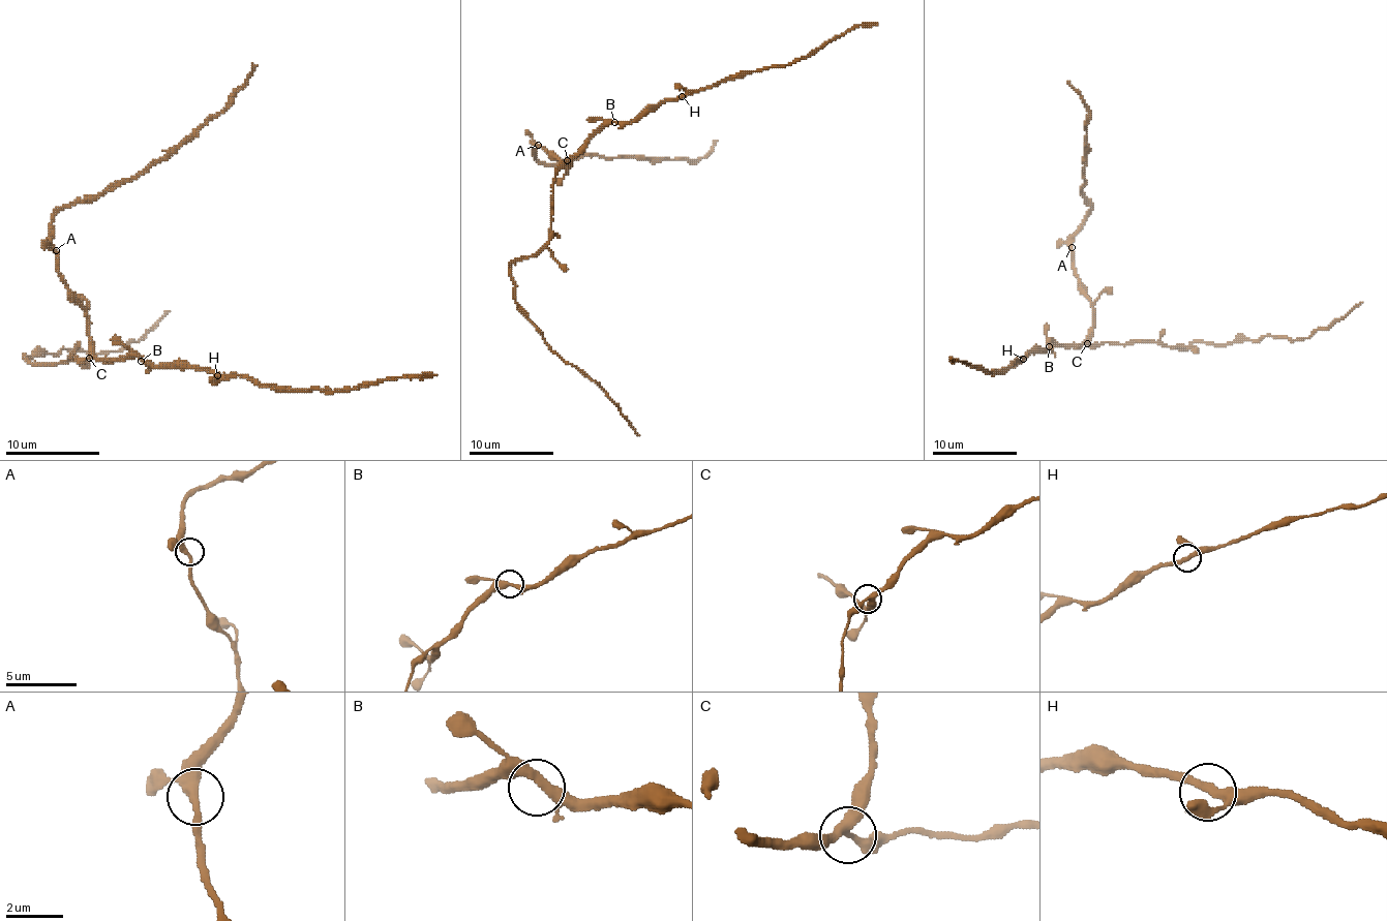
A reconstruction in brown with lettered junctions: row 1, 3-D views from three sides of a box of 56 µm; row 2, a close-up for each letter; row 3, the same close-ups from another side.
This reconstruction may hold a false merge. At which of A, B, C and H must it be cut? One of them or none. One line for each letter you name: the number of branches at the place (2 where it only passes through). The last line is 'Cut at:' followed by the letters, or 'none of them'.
Cut at: none of them

